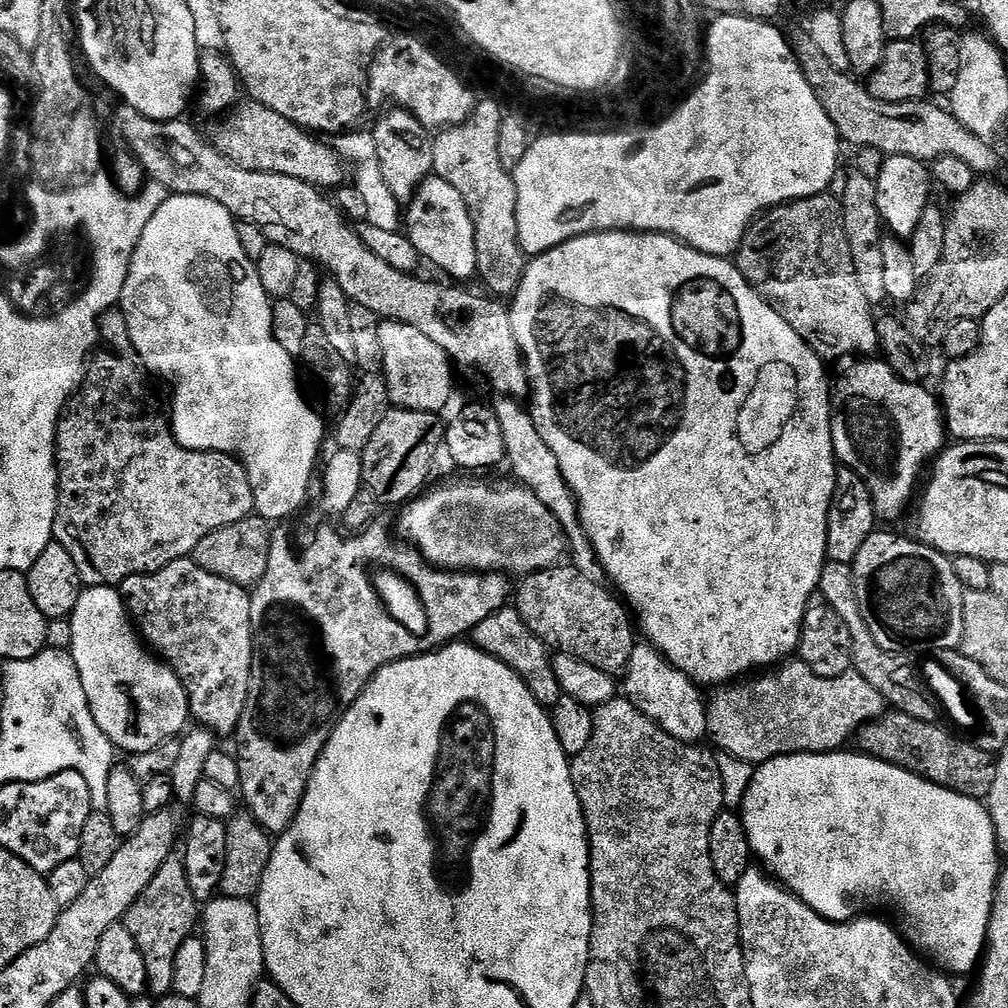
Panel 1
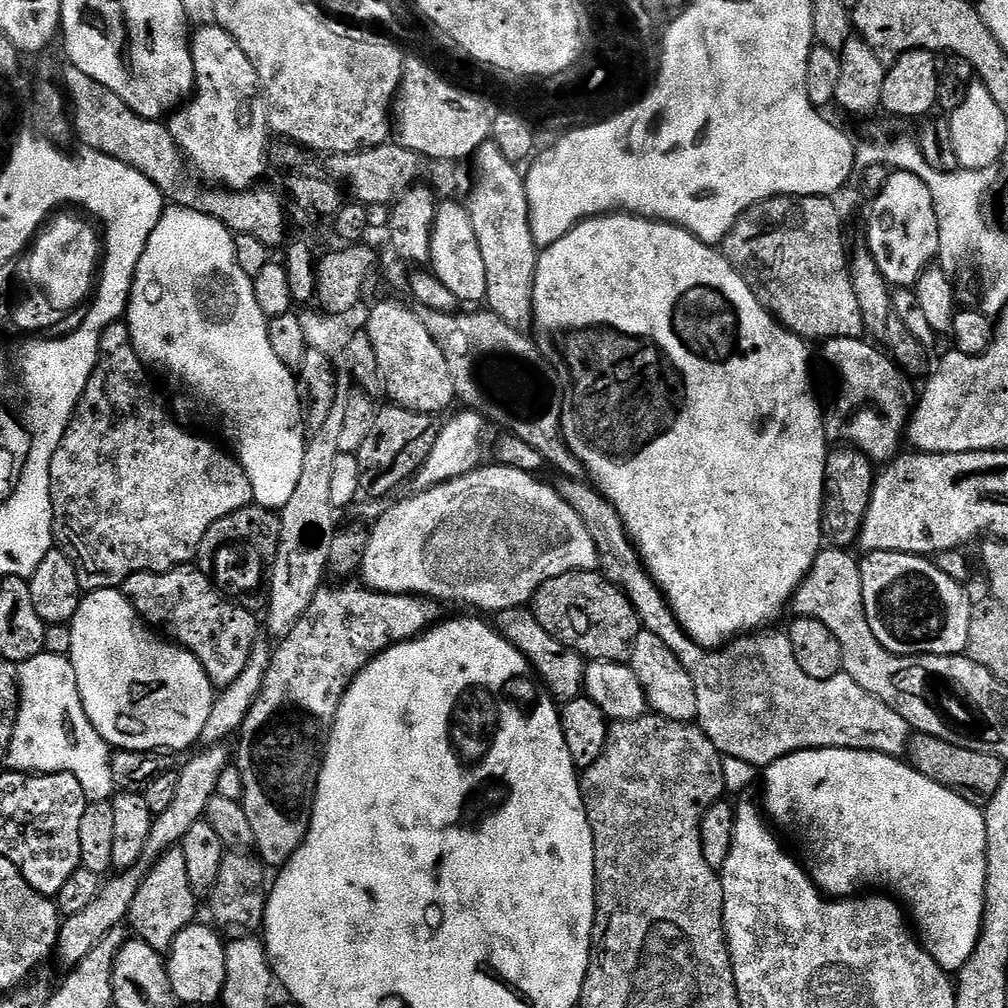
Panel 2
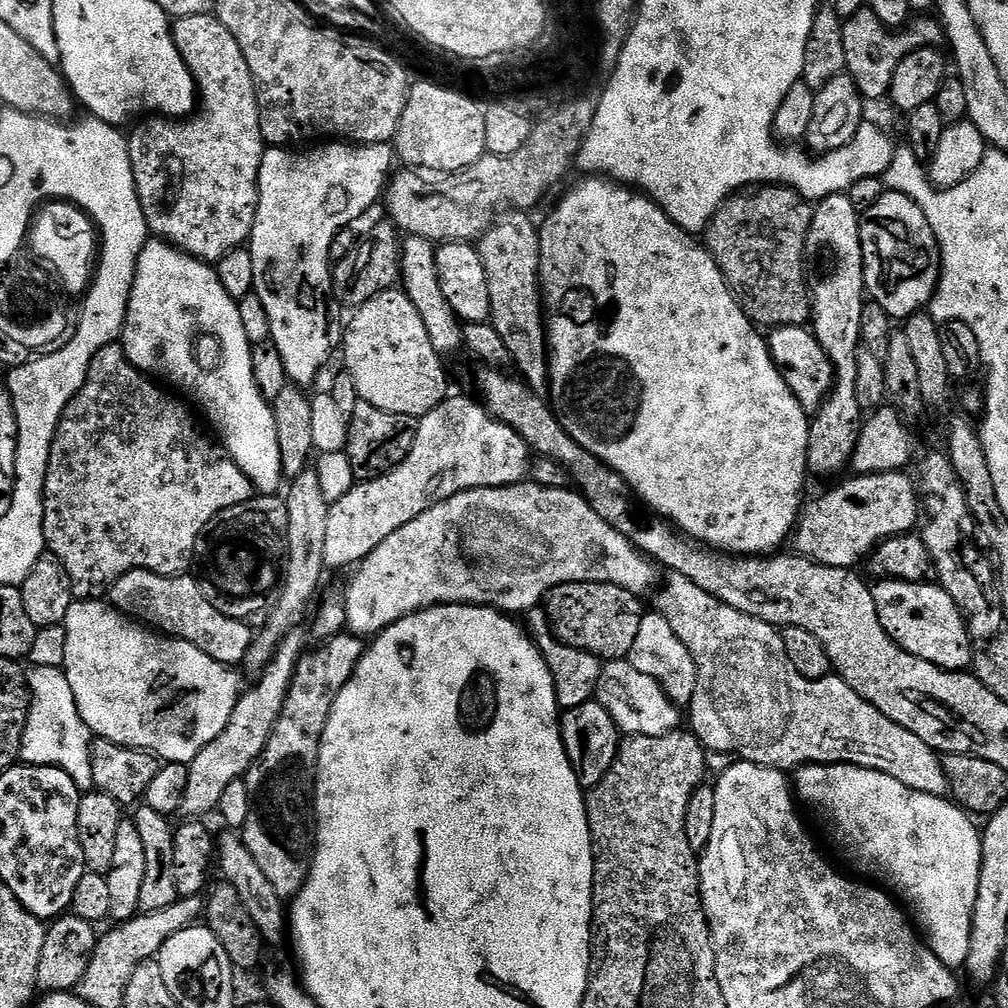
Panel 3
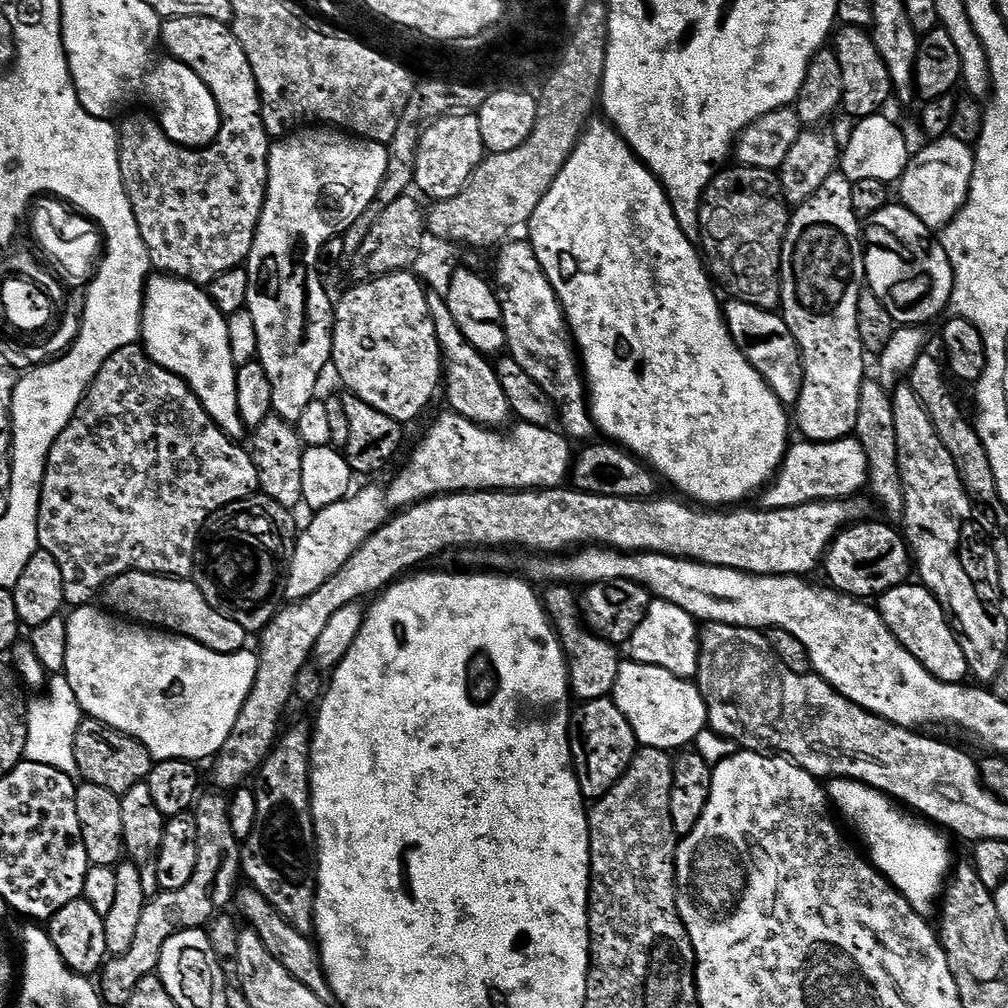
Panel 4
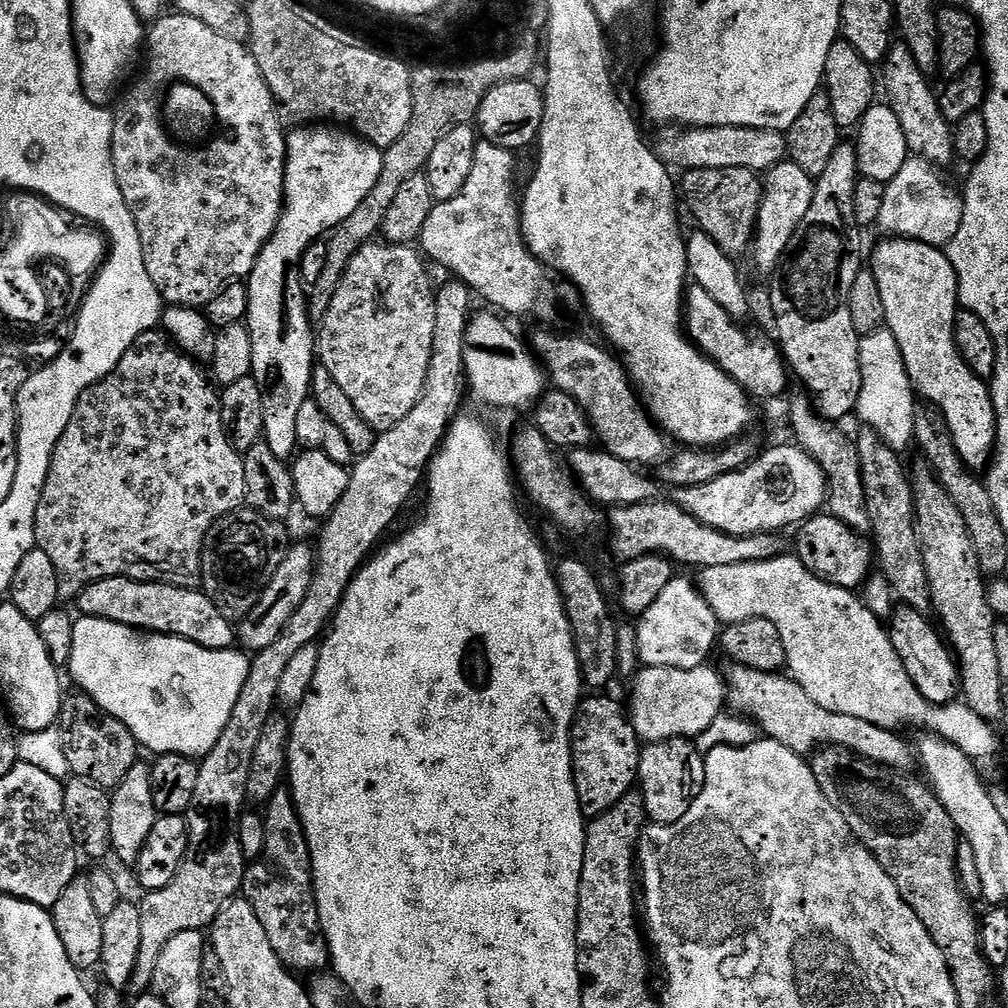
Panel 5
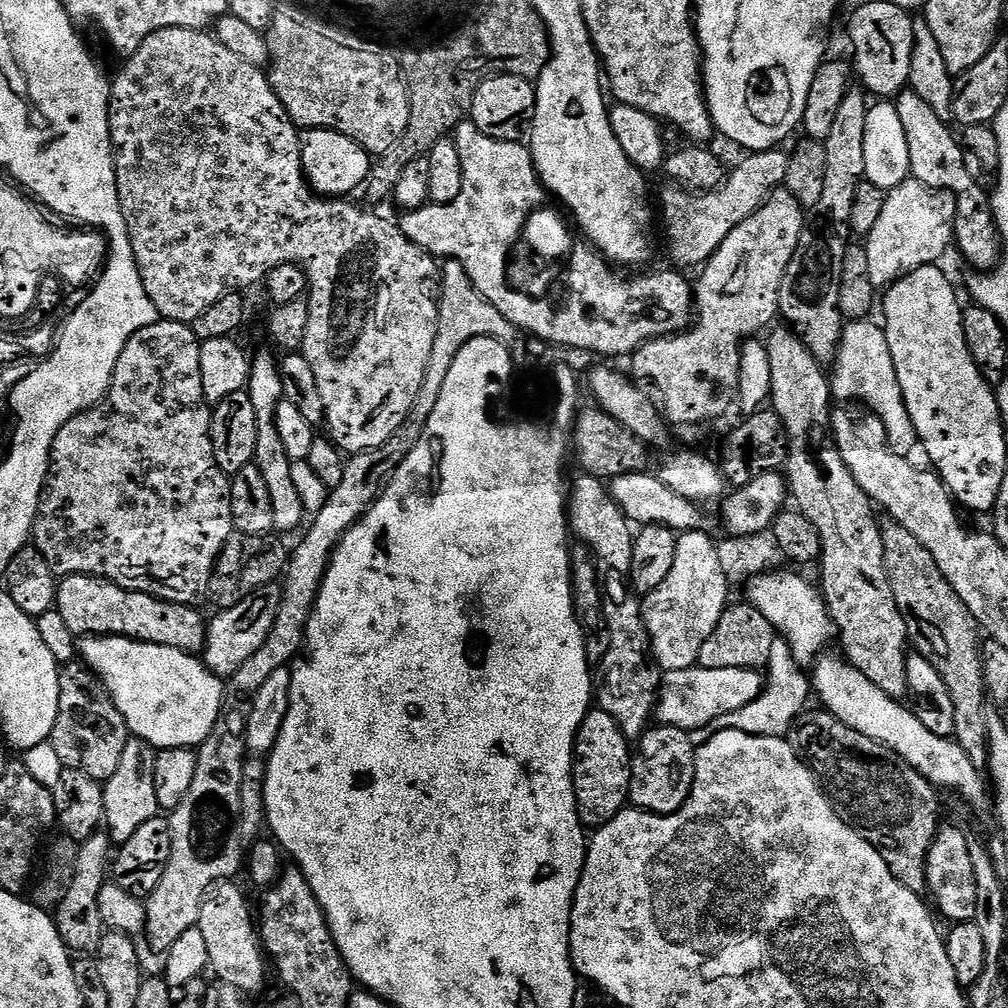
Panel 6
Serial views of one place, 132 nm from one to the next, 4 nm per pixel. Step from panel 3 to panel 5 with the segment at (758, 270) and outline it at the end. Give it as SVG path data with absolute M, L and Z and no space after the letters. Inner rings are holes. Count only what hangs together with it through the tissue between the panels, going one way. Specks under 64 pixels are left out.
M689 168L683 173L684 181L678 184L682 200L688 203L692 216L697 220L699 231L705 232L733 258L749 251L756 235L756 219L760 203L764 197L761 177L750 170L710 170L709 168Z

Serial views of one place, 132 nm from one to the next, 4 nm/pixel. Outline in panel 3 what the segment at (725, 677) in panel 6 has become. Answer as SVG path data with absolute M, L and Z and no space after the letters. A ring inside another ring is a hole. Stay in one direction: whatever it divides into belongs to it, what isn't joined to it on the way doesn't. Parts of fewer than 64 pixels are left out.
M626 658L607 661L601 667L595 699L608 711L610 718L614 718L621 733L628 736L664 736L681 727L681 709L668 699L654 678L646 678L646 674L634 670Z

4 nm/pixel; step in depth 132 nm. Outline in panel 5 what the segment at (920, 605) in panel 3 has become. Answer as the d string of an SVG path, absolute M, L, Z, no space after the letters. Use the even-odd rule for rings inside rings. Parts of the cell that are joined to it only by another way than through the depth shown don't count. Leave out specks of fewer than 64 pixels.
M897 607L890 617L892 645L902 658L902 666L906 666L906 674L910 674L910 682L918 686L918 694L931 704L950 704L961 695L960 666L941 629L928 618L913 608Z

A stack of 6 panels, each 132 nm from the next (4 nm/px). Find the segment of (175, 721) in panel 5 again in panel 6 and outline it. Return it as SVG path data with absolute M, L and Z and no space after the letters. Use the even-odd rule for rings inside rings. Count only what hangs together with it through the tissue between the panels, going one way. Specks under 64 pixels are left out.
M85 636L79 641L78 652L83 663L99 674L101 682L114 698L114 706L118 706L129 733L135 739L144 740L157 750L162 748L195 749L204 743L222 719L222 713L225 711L225 681L214 675L204 665L199 655L174 650L170 646L131 640L125 636Z

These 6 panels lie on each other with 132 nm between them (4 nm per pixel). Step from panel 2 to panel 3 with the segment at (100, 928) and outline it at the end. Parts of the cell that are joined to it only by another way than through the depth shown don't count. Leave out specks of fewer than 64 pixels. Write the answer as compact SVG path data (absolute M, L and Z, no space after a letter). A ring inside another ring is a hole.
M295 630L285 636L278 646L270 666L261 672L252 689L245 691L234 706L234 714L230 714L230 722L214 742L210 742L196 755L188 765L188 781L186 782L186 798L182 798L179 815L184 818L208 818L215 813L222 802L222 794L226 786L235 780L247 777L252 763L266 750L266 742L270 742L270 734L282 714L282 706L286 702L286 694L292 685L296 667L306 651L306 636L303 631Z

